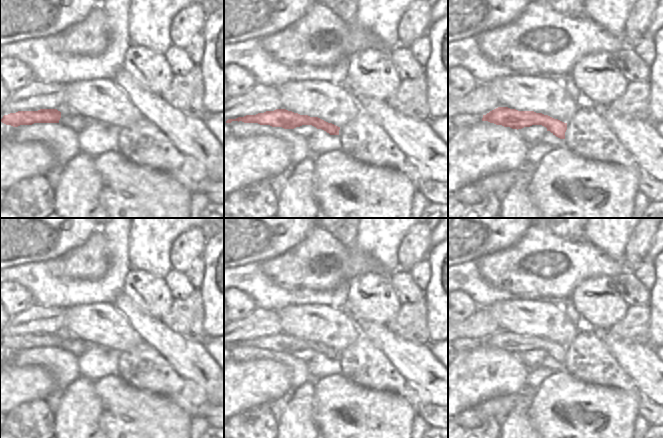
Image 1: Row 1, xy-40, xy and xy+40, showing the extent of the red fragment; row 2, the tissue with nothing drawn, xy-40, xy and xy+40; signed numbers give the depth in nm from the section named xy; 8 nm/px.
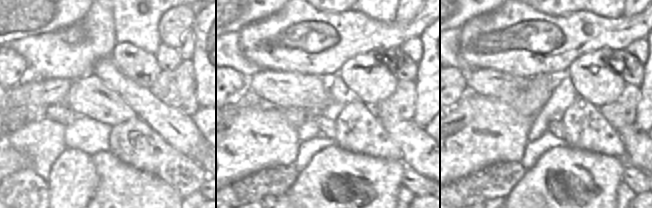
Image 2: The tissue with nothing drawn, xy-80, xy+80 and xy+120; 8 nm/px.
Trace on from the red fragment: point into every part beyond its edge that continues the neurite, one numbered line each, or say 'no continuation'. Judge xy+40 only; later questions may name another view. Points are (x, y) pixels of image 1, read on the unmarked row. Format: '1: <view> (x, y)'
no continuation.

